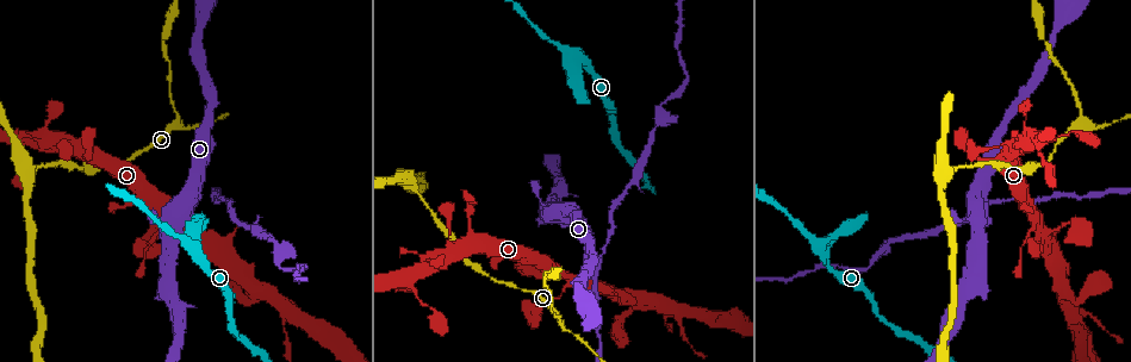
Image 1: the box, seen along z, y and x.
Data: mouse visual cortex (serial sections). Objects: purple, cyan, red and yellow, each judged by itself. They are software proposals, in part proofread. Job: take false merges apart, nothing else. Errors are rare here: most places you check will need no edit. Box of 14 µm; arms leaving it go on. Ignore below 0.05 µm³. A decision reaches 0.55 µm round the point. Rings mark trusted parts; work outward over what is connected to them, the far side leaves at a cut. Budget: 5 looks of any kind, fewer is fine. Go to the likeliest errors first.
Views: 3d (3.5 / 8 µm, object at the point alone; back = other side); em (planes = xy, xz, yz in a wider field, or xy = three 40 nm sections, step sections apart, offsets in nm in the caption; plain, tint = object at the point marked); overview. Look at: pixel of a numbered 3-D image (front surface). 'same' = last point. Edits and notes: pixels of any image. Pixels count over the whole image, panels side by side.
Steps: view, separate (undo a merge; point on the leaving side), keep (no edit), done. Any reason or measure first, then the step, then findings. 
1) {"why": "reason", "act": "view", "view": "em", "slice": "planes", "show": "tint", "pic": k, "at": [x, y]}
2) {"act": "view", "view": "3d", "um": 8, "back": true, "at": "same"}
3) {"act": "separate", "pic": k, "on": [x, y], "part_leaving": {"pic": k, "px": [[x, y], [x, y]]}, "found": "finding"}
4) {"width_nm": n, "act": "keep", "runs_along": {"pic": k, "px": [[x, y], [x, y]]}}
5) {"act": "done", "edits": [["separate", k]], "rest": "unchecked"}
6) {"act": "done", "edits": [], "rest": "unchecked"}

{"why": "a fork", "act": "view", "view": "3d", "um": 3.5, "pic": 1, "at": [580, 58]}

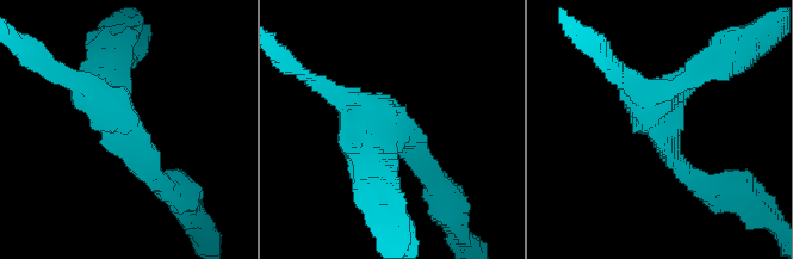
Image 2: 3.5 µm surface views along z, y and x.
{"arms": 3, "arm_widths_nm": [200, 250, 300], "act": "view", "view": "em", "slice": "xy", "step": 2, "show": "tint", "pic": 2, "at": [387, 124]}

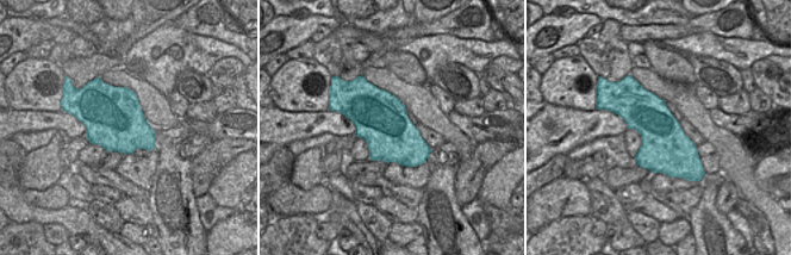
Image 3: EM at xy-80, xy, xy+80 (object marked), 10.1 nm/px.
{"act": "keep", "runs_along": {"pic": 2, "px": [[148, 168], [100, 94], [104, 57]]}, "found": "one cell here"}

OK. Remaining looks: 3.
{"why": "arms part here", "act": "view", "view": "3d", "um": 3.5, "pic": 1, "at": [1077, 125]}

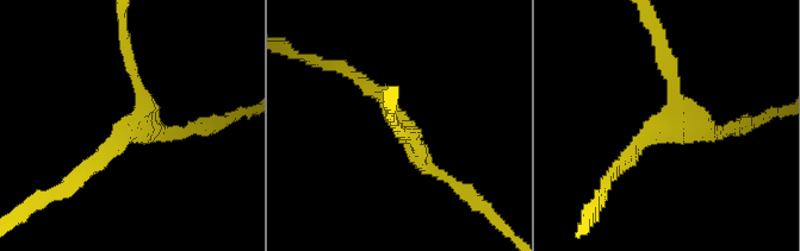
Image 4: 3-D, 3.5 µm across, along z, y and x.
{"arms": 3, "arm_widths_nm": [200, 200, 200], "why": "shape alone is not enough", "act": "view", "view": "em", "slice": "xy", "step": 2, "show": "plain", "pic": 4, "at": [667, 119]}

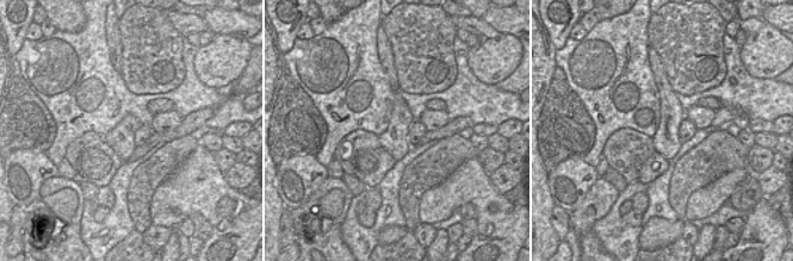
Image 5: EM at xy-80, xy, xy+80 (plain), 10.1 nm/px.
{"act": "view", "view": "em", "slice": "xy", "step": 2, "show": "tint", "at": "same"}

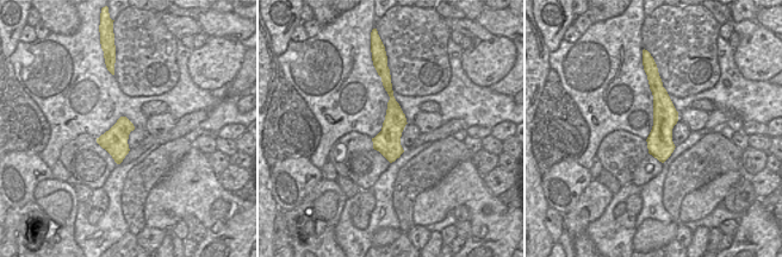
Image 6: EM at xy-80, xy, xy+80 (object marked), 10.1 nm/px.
{"width_nm": 260, "act": "keep", "runs_along": {"pic": 6, "px": [[655, 81], [662, 100], [662, 158]]}, "found": "continuous, no second cell"}

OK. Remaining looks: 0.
{"act": "done", "edits": [], "rest": "unchecked"}

